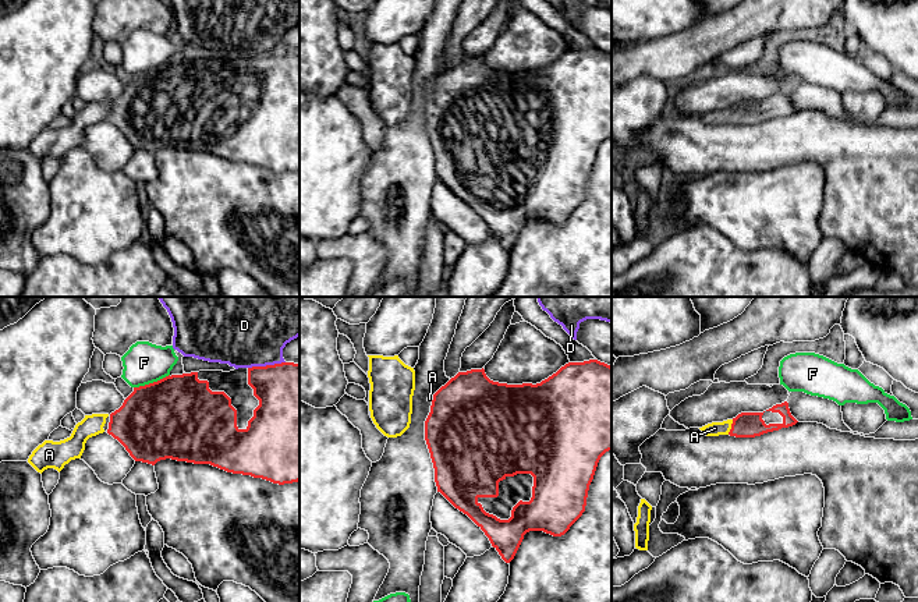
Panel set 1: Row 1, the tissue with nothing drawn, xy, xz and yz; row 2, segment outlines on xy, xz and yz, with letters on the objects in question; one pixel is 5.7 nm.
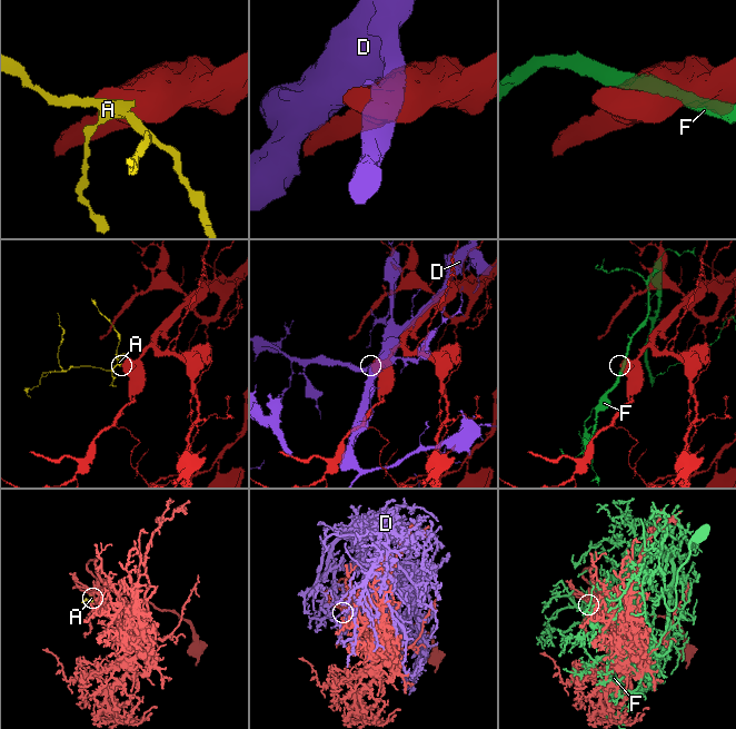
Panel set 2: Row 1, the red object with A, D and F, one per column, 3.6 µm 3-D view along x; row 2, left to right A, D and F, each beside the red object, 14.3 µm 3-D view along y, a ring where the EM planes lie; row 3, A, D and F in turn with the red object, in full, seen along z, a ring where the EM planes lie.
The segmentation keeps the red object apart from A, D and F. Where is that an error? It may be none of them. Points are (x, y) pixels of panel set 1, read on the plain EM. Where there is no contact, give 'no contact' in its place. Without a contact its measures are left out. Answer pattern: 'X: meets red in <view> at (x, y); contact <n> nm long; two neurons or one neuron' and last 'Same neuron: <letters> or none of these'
A: meets red in yz at (732, 114); contact 90 nm long; one neuron
D: meets red in xy at (266, 53); contact 220 nm long; two neurons
F: meets red in xy at (151, 71); contact 220 nm long; two neurons
Same neuron: A

